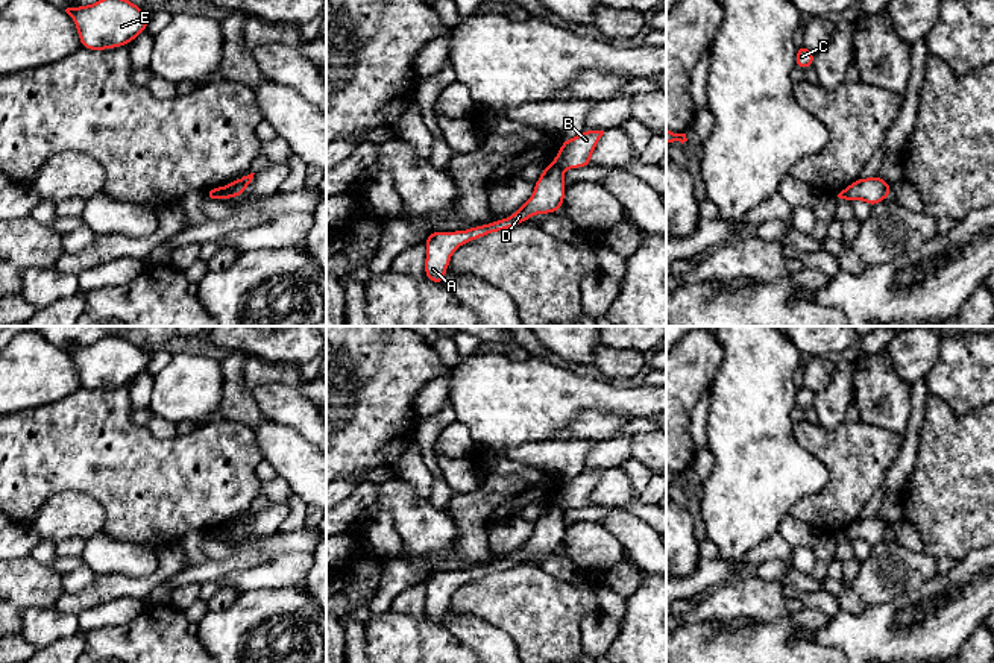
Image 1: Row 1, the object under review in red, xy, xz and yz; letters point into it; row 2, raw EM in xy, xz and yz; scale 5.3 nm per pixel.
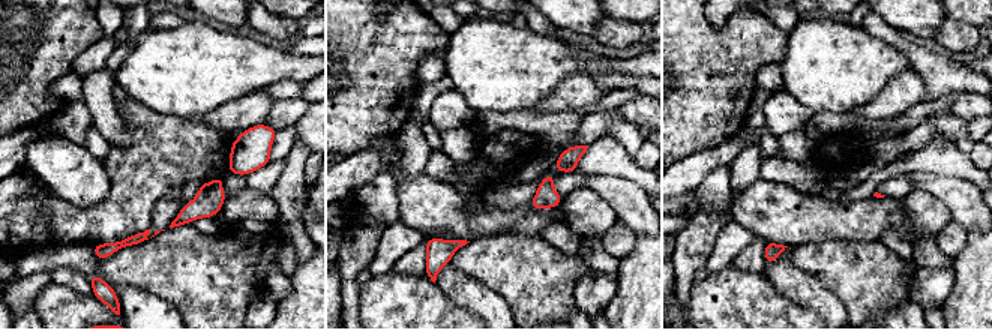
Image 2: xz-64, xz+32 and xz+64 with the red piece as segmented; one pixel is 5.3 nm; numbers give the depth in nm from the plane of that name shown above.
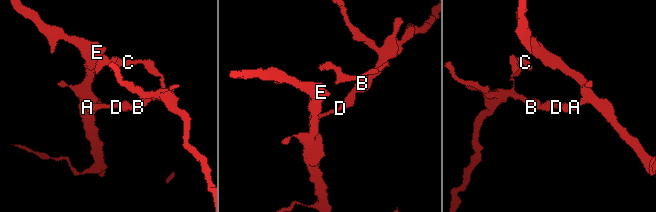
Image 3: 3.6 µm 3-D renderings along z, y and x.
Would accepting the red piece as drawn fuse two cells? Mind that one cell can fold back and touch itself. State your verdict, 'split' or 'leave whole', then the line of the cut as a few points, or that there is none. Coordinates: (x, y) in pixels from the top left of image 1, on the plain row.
split; cut xy (223, 527), (219, 537)

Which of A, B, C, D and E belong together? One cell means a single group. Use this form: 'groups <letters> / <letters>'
groups A D E / B C

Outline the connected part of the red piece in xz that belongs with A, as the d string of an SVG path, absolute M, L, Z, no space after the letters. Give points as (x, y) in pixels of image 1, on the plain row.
M555 504L546 505L536 520L533 536L507 558L473 566L466 570L436 570L428 573L425 580L425 616L439 625L443 625L443 616L449 607L449 599L460 586L484 575L514 567L536 554L551 554L561 549L566 534L563 511L565 510Z

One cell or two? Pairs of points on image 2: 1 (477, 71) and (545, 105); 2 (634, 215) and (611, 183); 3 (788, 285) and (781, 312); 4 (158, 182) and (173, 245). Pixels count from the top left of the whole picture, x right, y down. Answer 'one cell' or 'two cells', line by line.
1: two cells
2: one cell
3: two cells
4: two cells

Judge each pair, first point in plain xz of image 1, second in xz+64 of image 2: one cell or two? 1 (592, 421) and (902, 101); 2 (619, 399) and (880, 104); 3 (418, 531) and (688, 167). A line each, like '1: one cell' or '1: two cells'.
1: one cell
2: two cells
3: two cells

